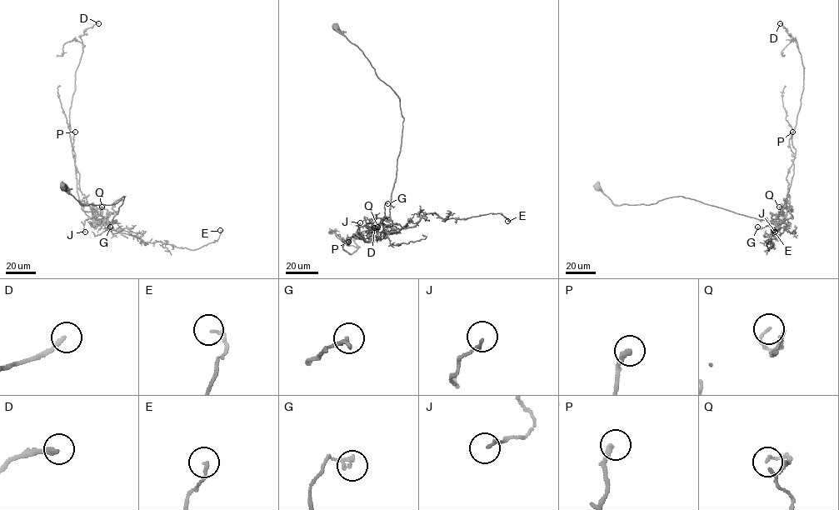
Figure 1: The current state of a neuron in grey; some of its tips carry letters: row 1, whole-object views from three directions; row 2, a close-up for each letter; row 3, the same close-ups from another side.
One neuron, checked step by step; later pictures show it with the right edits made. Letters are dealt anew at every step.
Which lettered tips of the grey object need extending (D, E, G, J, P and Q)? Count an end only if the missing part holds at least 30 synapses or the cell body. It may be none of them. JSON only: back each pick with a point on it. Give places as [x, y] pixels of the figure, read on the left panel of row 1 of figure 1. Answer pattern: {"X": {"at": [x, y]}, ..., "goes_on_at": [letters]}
{"goes_on_at": []}

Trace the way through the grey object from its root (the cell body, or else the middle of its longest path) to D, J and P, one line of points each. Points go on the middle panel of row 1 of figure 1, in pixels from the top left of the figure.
D: (336, 27), (404, 118), (396, 227), (342, 248), (374, 227)
J: (336, 27), (397, 96), (404, 118), (389, 209), (396, 227), (385, 227), (380, 240), (368, 242), (360, 222)
P: (336, 27), (397, 96), (404, 118), (389, 209), (396, 227), (385, 227), (380, 240), (353, 234), (348, 242)

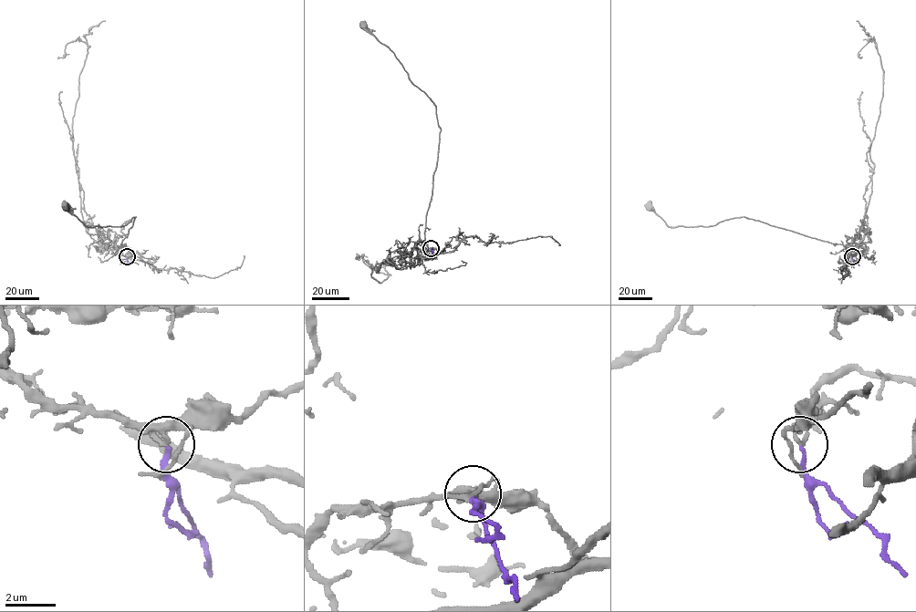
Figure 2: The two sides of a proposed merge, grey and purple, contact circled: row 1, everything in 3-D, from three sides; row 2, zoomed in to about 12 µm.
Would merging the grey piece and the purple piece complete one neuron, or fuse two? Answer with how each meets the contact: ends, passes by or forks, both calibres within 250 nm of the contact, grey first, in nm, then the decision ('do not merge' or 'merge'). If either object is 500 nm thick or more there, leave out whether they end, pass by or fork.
grey passes by | purple ends | 190/170 nm | do not merge

